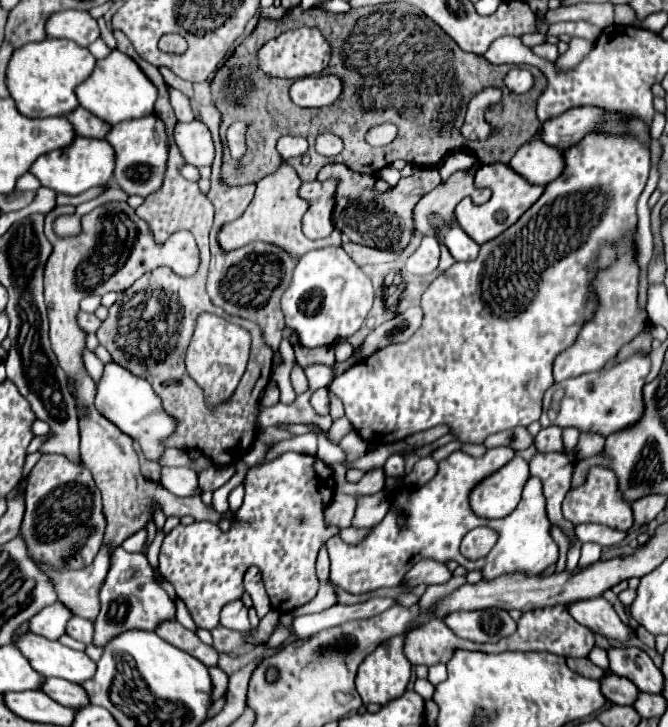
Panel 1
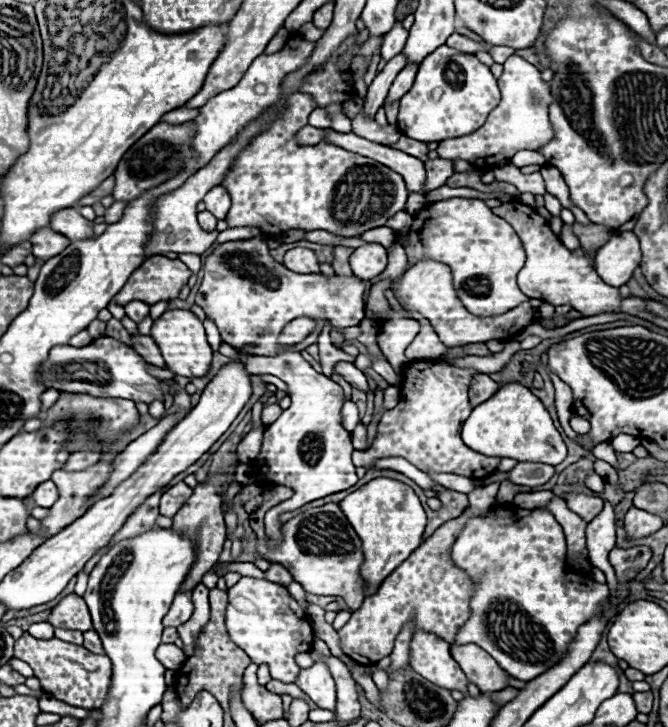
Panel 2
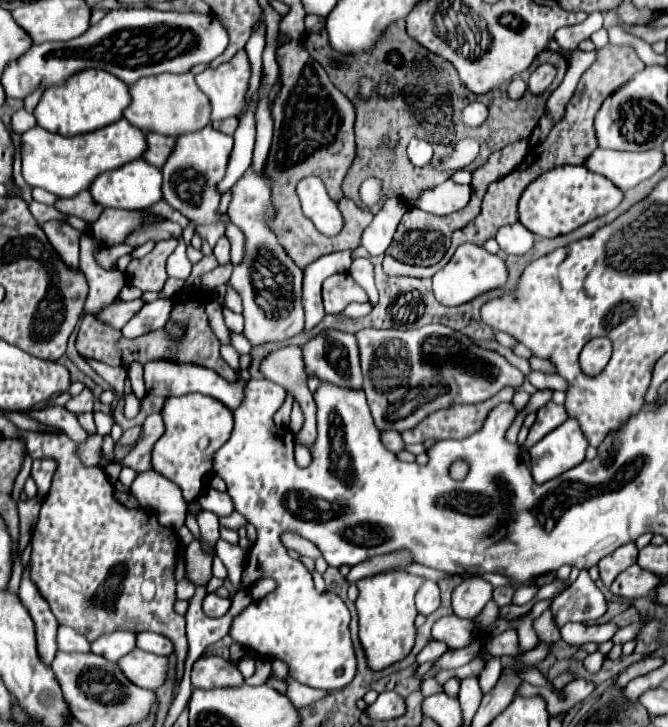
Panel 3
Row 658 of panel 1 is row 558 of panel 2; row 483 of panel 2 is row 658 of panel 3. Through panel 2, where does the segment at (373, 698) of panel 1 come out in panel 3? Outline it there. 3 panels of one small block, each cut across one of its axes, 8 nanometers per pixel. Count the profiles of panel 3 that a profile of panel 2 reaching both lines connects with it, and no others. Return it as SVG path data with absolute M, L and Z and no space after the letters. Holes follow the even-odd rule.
M390 570L380 572L370 578L362 578L356 582L358 586L358 598L356 598L356 610L360 620L360 642L368 656L368 666L372 670L382 670L398 660L402 660L410 648L414 646L414 594L424 584L422 576L410 574L406 570Z

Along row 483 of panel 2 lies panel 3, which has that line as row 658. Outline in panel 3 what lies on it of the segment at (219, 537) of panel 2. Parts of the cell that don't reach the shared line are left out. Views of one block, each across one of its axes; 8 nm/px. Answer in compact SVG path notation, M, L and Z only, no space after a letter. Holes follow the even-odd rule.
M204 656L194 662L192 686L204 690L234 688L244 686L244 676L230 660L224 660L220 656Z

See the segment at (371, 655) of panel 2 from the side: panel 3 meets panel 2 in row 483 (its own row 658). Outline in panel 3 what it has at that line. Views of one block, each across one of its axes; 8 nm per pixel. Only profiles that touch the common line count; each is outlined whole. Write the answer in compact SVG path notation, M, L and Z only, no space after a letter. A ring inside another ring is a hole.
M492 658L492 660L484 666L484 670L482 670L480 676L478 676L478 678L480 678L480 688L482 688L484 694L496 684L500 672L502 672L502 664L500 664L498 658Z

